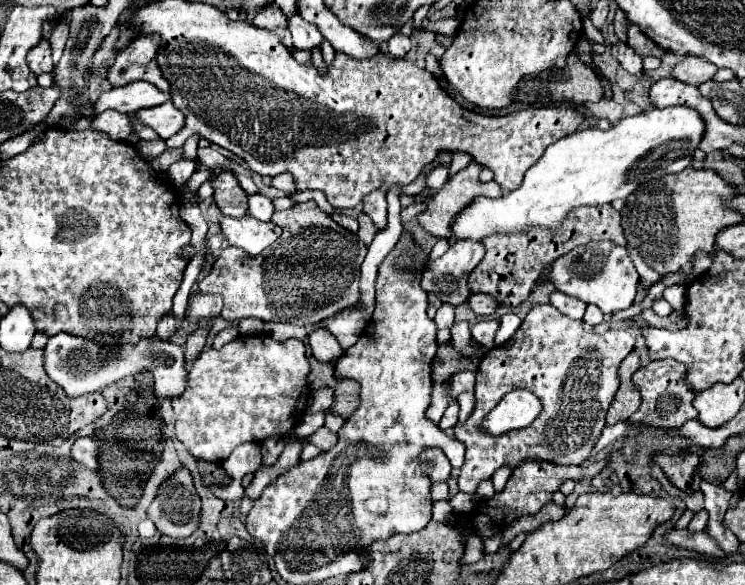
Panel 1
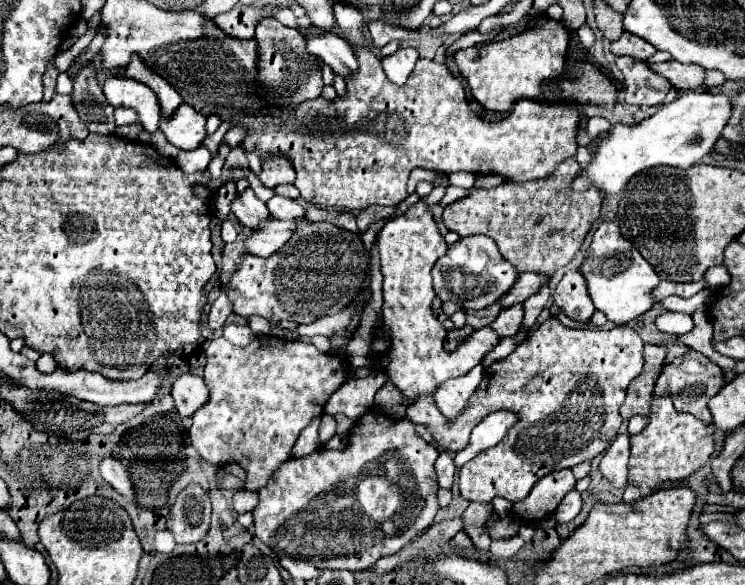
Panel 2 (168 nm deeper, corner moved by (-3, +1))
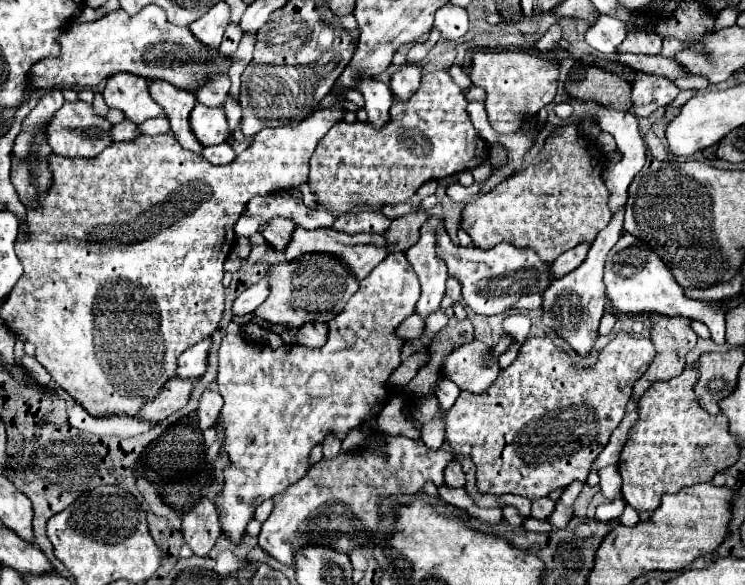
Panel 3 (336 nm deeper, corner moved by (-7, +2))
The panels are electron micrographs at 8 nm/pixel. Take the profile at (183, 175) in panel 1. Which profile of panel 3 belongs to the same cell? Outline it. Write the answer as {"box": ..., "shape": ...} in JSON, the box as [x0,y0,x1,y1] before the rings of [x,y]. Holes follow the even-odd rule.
{"box":[201,143,235,165],"shape":[[[221,143],[221,145],[213,145],[213,147],[203,147],[201,157],[207,159],[211,165],[227,165],[227,163],[231,163],[231,159],[235,159],[235,153],[229,143]]]}

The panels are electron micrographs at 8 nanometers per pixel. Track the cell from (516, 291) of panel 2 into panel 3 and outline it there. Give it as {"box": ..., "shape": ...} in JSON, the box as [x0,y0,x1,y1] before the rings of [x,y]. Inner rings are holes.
{"box":[549,243,589,279],"shape":[[[581,243],[569,251],[565,251],[563,255],[559,255],[551,265],[549,265],[549,271],[551,271],[551,279],[559,279],[567,273],[571,273],[573,269],[577,269],[585,257],[587,257],[587,251],[589,251],[589,245],[587,243]]]}

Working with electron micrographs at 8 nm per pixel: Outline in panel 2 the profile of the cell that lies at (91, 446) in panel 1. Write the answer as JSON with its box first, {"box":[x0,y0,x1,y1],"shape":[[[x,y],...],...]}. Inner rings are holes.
{"box":[101,458,135,500],"shape":[[[103,458],[101,462],[101,476],[107,484],[111,484],[117,492],[121,492],[127,500],[135,498],[135,488],[129,476],[127,466],[117,458]]]}

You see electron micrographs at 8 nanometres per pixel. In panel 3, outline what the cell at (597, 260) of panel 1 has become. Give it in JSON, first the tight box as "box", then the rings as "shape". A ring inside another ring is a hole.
{"box":[605,239,725,345],"shape":[[[619,239],[617,245],[609,251],[605,263],[605,289],[611,307],[619,313],[661,313],[661,315],[681,315],[703,321],[717,345],[725,345],[725,309],[719,301],[697,303],[683,295],[683,287],[675,283],[673,275],[667,271],[665,263],[641,241],[637,239]]]}

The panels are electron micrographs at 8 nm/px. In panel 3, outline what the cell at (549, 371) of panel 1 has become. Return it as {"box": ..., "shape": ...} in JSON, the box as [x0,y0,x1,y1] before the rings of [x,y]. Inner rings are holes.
{"box":[411,331,655,499],"shape":[[[619,331],[619,335],[615,335],[599,351],[597,361],[589,369],[583,369],[549,337],[533,337],[521,345],[517,359],[507,369],[499,371],[487,393],[475,395],[461,391],[455,405],[445,413],[441,413],[439,399],[435,395],[419,397],[411,405],[411,415],[423,425],[437,417],[445,423],[445,441],[449,443],[449,449],[455,455],[469,455],[477,467],[477,493],[513,493],[537,499],[559,487],[567,487],[575,479],[587,479],[591,463],[605,449],[609,435],[625,415],[625,405],[631,399],[633,383],[645,373],[653,357],[655,349],[649,339],[639,339],[627,331]]]}

